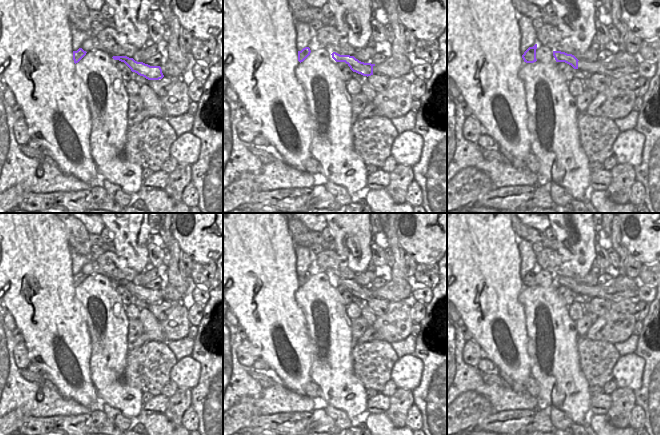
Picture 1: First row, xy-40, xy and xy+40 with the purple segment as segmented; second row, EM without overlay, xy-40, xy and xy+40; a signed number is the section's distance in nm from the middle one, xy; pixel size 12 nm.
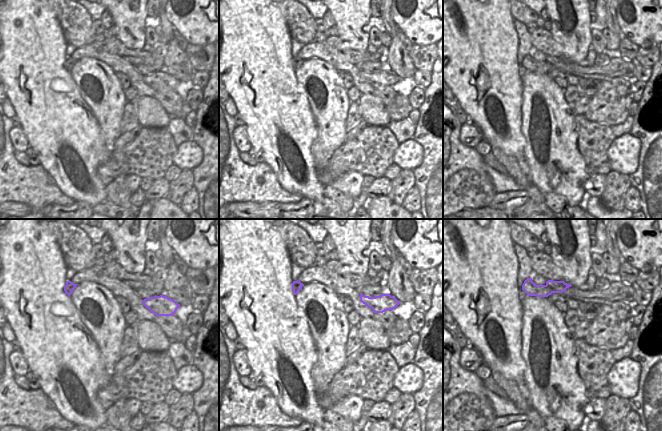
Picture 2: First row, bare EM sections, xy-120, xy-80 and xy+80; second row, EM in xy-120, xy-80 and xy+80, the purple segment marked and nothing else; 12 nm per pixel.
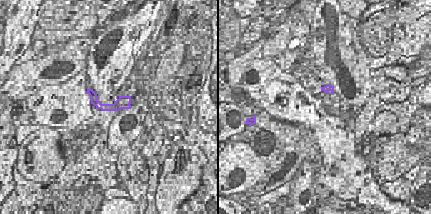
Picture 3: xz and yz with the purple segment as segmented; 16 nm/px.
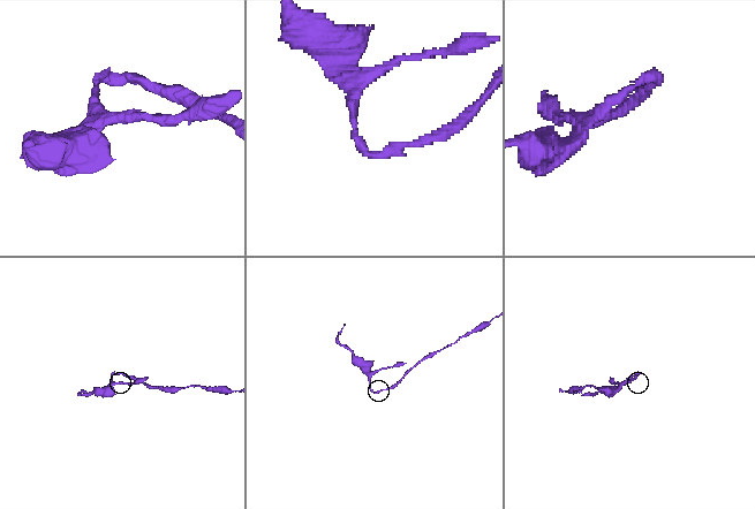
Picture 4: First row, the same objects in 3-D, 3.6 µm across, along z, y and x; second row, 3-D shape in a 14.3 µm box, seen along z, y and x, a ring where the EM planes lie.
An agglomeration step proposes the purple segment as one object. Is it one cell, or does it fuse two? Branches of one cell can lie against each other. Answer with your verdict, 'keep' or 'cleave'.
cleave

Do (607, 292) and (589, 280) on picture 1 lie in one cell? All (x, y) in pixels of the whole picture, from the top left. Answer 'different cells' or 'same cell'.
different cells

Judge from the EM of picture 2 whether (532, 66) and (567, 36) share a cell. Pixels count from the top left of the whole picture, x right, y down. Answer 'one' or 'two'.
two

